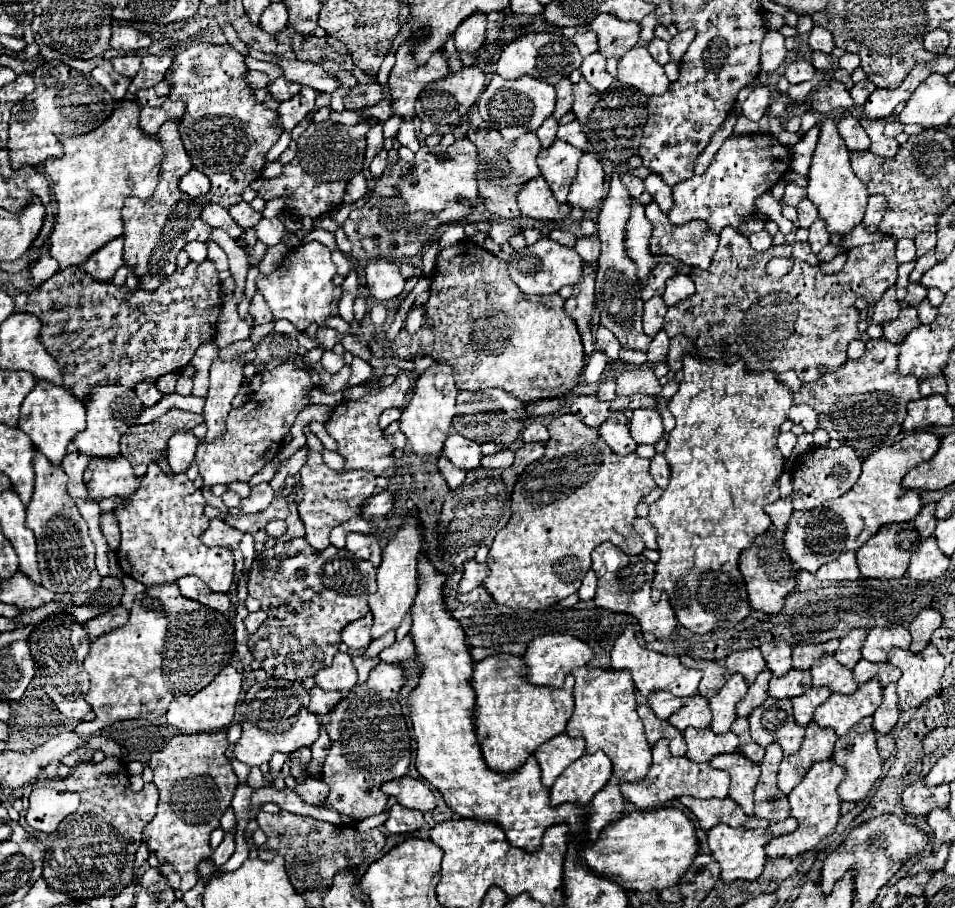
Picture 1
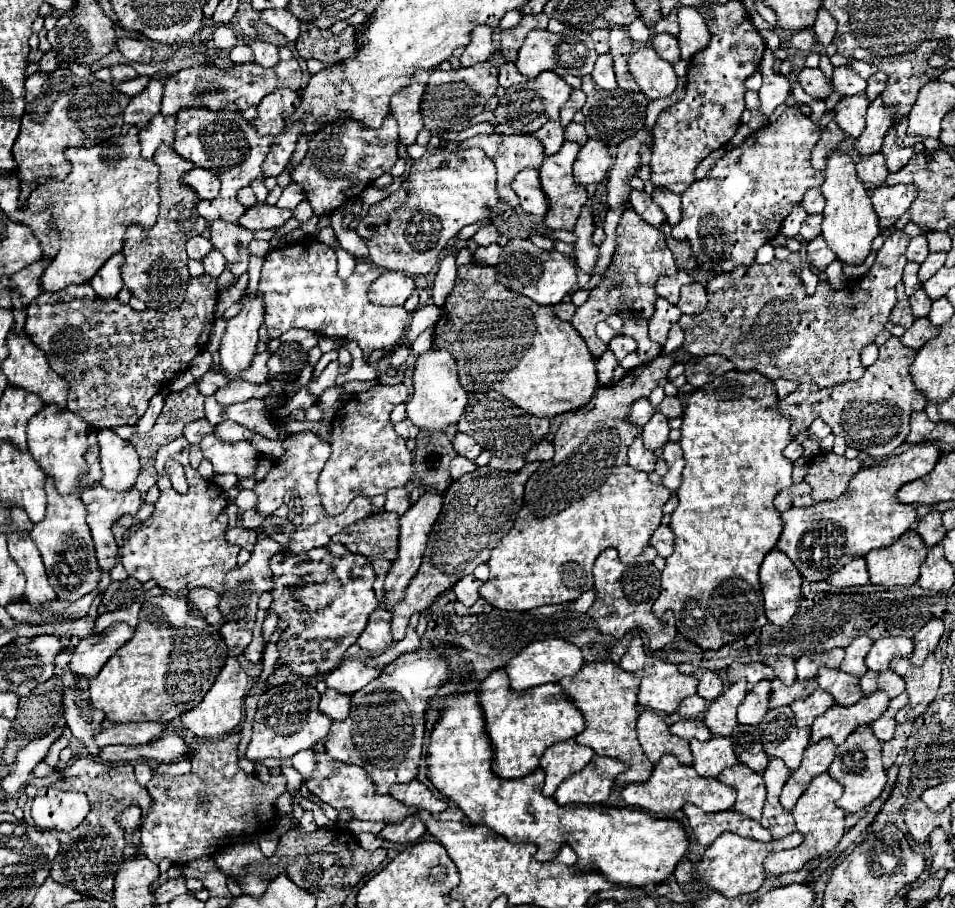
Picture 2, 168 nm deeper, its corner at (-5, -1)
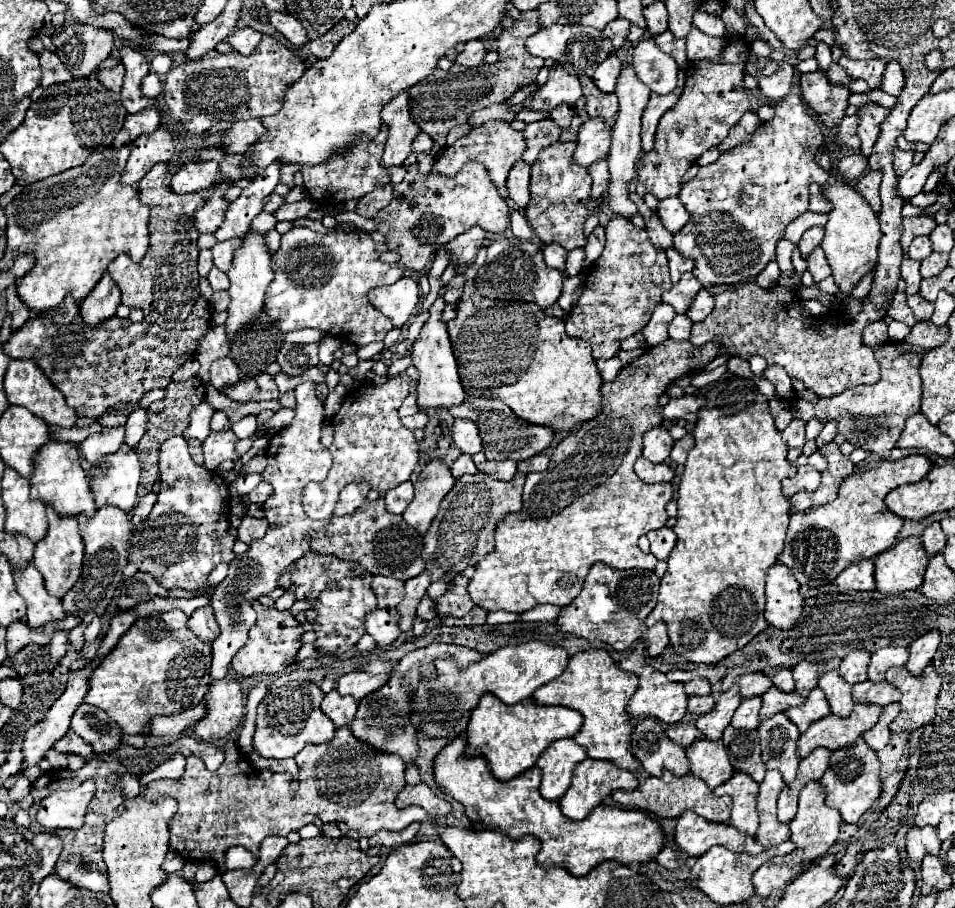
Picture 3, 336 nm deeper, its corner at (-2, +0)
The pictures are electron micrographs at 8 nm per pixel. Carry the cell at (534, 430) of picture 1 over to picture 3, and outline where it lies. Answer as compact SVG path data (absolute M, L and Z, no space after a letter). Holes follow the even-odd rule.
M538 454L538 456L532 456L530 460L524 460L524 462L518 462L518 470L524 472L524 474L530 474L530 472L544 472L548 468L548 462L550 458L546 454Z

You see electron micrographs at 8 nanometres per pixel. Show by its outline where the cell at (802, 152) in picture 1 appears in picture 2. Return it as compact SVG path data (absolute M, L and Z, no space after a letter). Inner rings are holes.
M835 121L828 123L821 133L821 138L815 143L813 153L811 153L811 165L813 165L813 169L821 171L823 165L825 165L825 157L827 157L833 149L837 149L840 142L844 139L845 135L841 133L839 126L835 125Z

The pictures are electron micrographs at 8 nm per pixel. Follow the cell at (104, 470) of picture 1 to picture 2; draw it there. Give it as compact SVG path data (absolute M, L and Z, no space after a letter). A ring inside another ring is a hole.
M97 485L87 487L81 499L87 507L87 523L95 541L99 567L103 571L109 571L115 565L115 551L117 551L111 525L125 513L137 513L137 509L143 505L141 493L135 487L127 489L127 493L115 493Z

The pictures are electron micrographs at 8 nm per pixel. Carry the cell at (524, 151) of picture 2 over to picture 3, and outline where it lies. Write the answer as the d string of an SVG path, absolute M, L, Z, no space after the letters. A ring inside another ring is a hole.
M490 120L490 122L486 122L486 124L478 126L478 128L474 128L468 136L456 140L452 146L446 146L446 148L442 150L442 156L438 158L438 162L434 162L432 172L440 174L440 176L454 176L454 174L464 166L464 162L468 162L468 160L482 162L482 164L486 166L486 170L488 170L488 174L490 174L490 178L492 178L492 182L494 182L494 186L498 188L500 196L506 198L506 196L508 196L506 176L508 176L512 164L522 158L524 148L526 148L526 140L524 140L522 132L514 130L514 128L512 128L508 122L504 122L504 120Z

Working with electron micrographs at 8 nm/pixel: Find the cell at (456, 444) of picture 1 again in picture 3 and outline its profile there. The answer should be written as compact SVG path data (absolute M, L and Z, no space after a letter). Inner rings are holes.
M456 418L454 428L452 428L452 438L454 438L454 444L466 454L476 454L476 452L482 450L480 432L478 432L478 426L472 420Z

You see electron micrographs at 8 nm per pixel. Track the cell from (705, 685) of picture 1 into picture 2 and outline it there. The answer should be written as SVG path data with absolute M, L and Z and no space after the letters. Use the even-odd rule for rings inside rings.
M681 663L679 671L687 673L687 675L695 675L699 679L697 695L701 695L703 699L713 701L713 699L717 699L723 693L723 679L719 677L719 673L709 671L709 669L699 669L699 667L687 665L687 663Z

